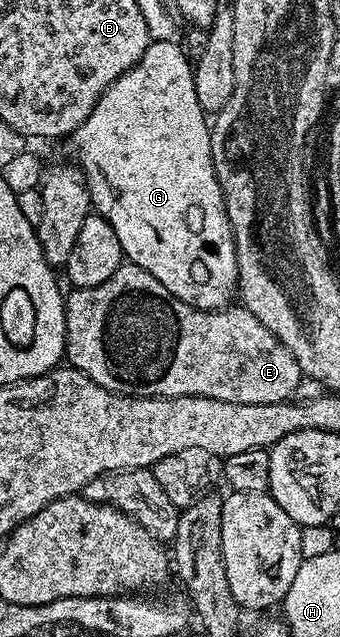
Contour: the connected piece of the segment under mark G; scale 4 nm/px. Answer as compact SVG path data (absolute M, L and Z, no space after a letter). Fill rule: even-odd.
M177 40L151 41L144 55L120 79L116 79L100 95L96 107L80 127L76 127L70 134L68 144L74 148L73 160L82 175L87 189L90 191L90 203L93 212L109 223L112 231L116 231L116 239L120 239L122 256L129 264L140 267L152 275L152 279L160 279L176 299L188 303L197 309L224 309L235 300L238 291L238 264L236 263L236 243L234 232L228 219L228 211L224 203L224 195L220 191L220 183L216 179L216 167L212 163L212 143L210 142L211 122L208 115L200 107L200 99L196 99L194 86L194 70L191 58L187 57L186 50Z

